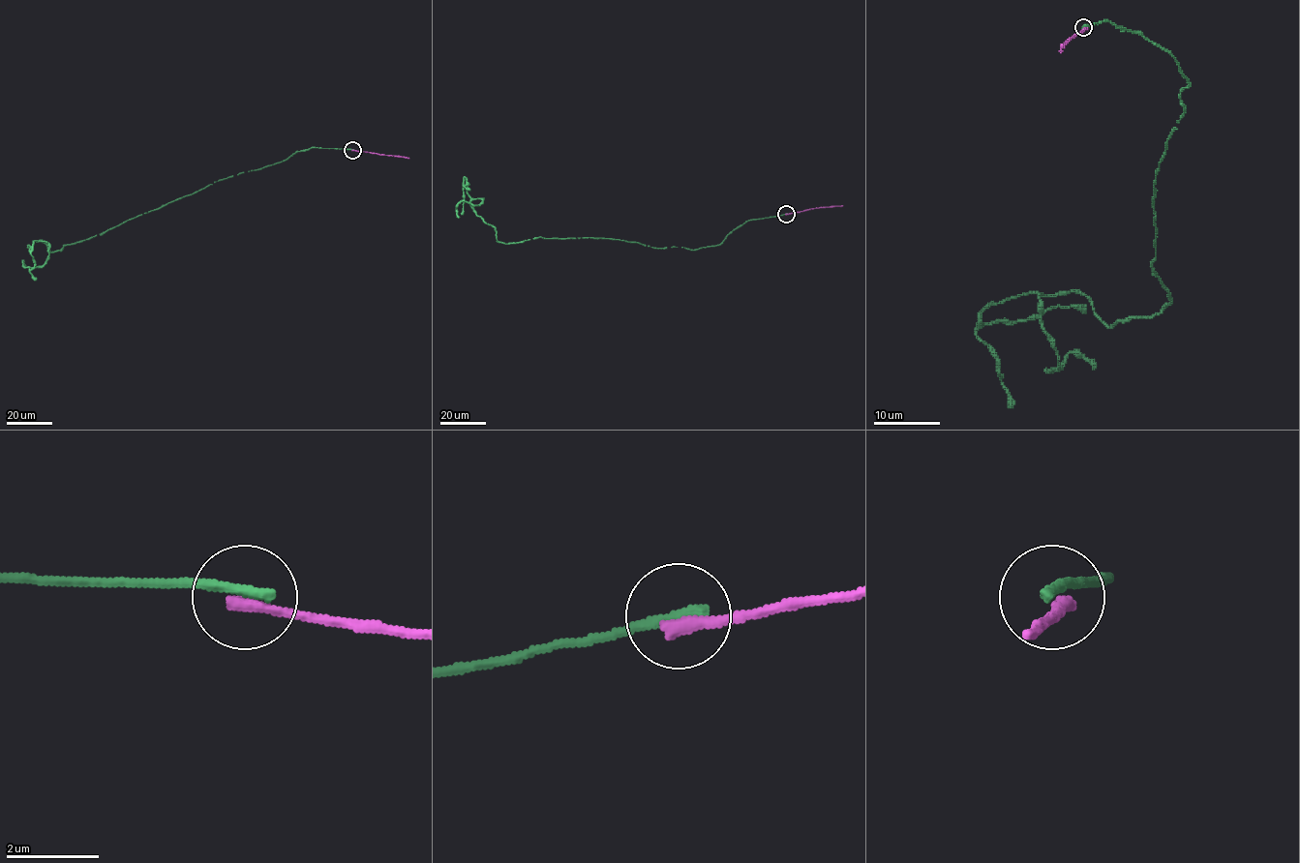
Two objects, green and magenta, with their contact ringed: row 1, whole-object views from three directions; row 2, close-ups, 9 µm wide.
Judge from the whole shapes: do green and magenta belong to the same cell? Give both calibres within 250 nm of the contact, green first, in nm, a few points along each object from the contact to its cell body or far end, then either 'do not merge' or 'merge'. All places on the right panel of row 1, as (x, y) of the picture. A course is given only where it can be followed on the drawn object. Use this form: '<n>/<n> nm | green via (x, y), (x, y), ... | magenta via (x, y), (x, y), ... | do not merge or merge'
280/320 nm | green via (1084, 28), (1138, 31), (1189, 82), (1152, 202), (1170, 301), (1107, 326), (1040, 294), (1045, 370), (1092, 370) | magenta via (1084, 28), (1059, 51) | do not merge

